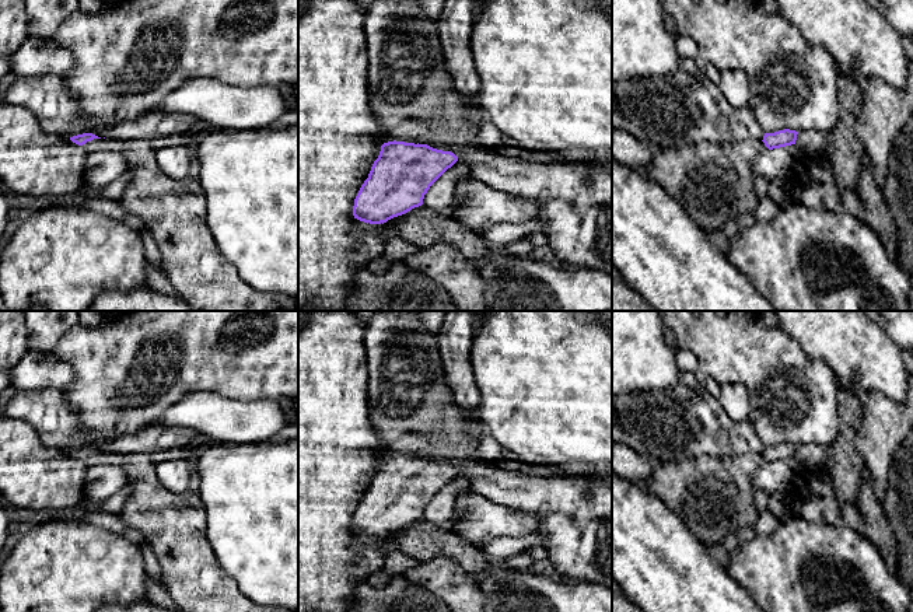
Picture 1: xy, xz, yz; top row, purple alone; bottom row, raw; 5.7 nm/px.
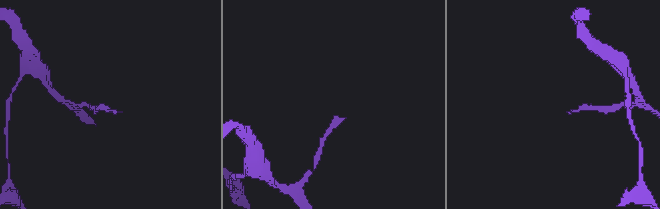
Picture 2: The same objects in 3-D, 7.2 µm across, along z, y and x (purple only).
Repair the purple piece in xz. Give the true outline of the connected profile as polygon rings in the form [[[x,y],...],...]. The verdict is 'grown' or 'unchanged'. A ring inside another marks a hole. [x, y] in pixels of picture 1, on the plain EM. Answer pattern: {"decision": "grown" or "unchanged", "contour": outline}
{"decision": "grown", "contour": [[[416,436],[392,445],[392,454],[381,459],[379,469],[354,513],[354,532],[367,538],[384,538],[423,518],[430,500],[458,475],[451,465],[421,458],[427,448],[428,445]]]}

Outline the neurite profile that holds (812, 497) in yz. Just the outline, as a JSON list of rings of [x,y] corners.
[[[826,466],[808,469],[801,479],[791,483],[791,487],[786,490],[786,503],[793,517],[800,517],[814,522],[828,522],[832,525],[837,524],[842,517],[844,506],[839,500],[832,478]]]

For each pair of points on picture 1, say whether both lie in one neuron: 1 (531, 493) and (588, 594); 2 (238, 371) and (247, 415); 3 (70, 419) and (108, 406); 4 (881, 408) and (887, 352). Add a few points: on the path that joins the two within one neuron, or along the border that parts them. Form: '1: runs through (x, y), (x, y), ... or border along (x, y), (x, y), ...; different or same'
1: border along (556, 573), (566, 581), (593, 581), (597, 584); different
2: border along (213, 391), (238, 401), (277, 401); different
3: border along (63, 392), (80, 425), (104, 439); different
4: border along (863, 402), (870, 392), (880, 392), (898, 404); different

